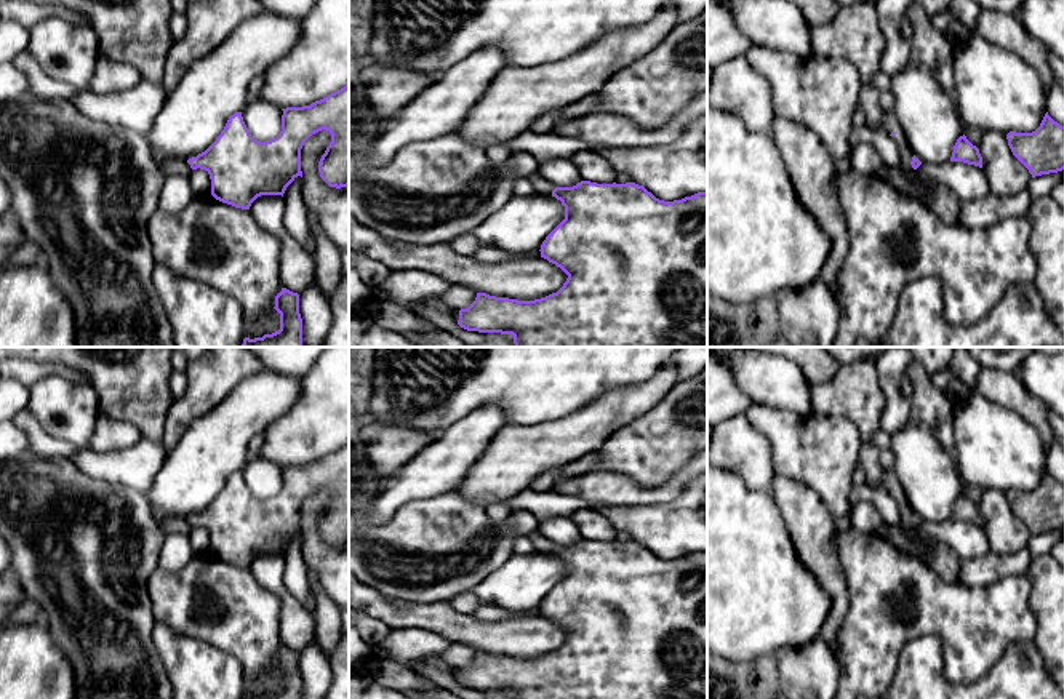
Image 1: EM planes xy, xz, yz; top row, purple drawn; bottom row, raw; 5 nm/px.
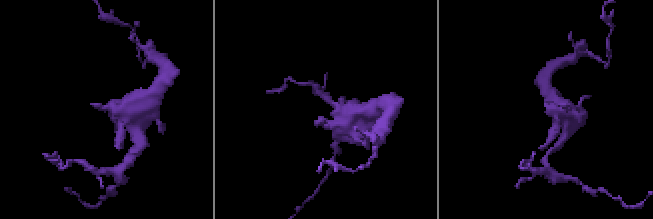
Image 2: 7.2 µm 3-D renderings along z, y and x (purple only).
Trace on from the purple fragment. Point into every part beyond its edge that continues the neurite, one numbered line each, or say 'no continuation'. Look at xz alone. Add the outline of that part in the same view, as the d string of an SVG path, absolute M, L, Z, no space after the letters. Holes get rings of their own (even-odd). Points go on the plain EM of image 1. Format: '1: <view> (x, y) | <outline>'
1: xz (543, 544) | M538 529L530 533L528 539L534 545L534 550L541 553L552 553L552 549L557 545L552 539L542 536Z

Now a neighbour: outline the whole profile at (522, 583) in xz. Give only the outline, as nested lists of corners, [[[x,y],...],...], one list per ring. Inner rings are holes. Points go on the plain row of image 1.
[[[514,553],[490,573],[472,593],[480,605],[525,614],[541,608],[546,595],[565,577],[565,565],[552,553]]]

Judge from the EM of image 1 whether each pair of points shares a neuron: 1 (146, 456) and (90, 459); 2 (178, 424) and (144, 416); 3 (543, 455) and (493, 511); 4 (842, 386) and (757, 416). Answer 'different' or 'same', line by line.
1: same
2: different
3: different
4: different

